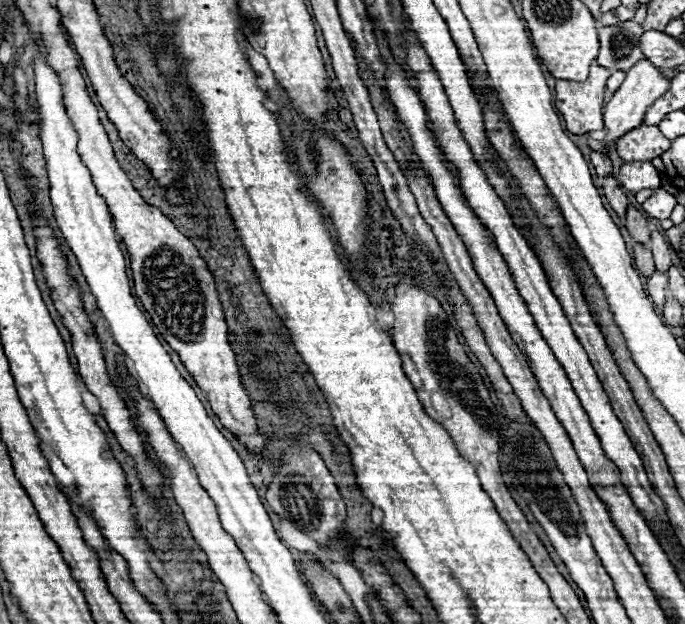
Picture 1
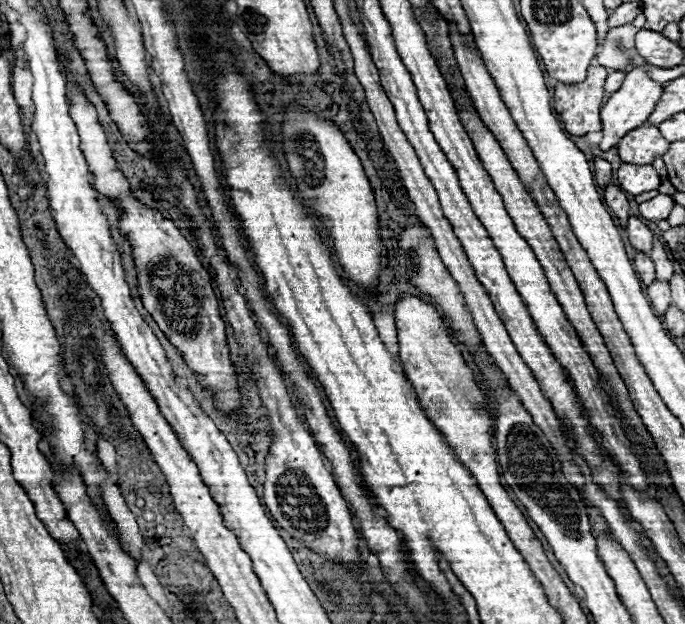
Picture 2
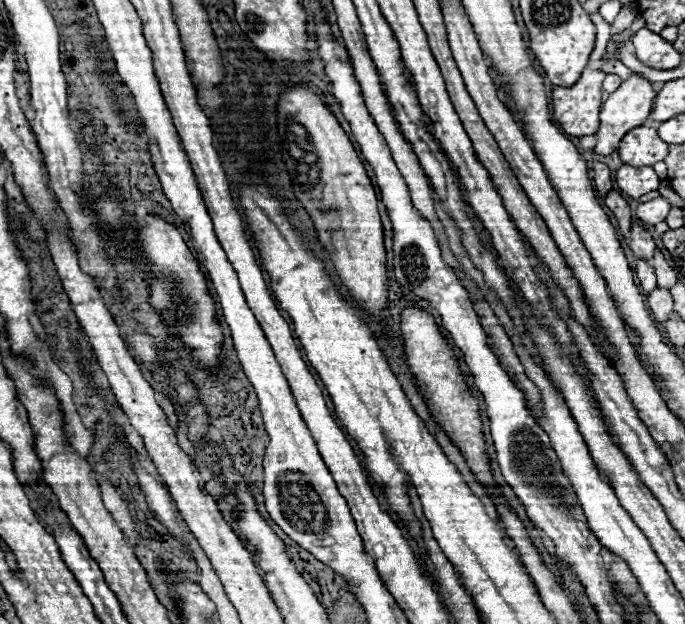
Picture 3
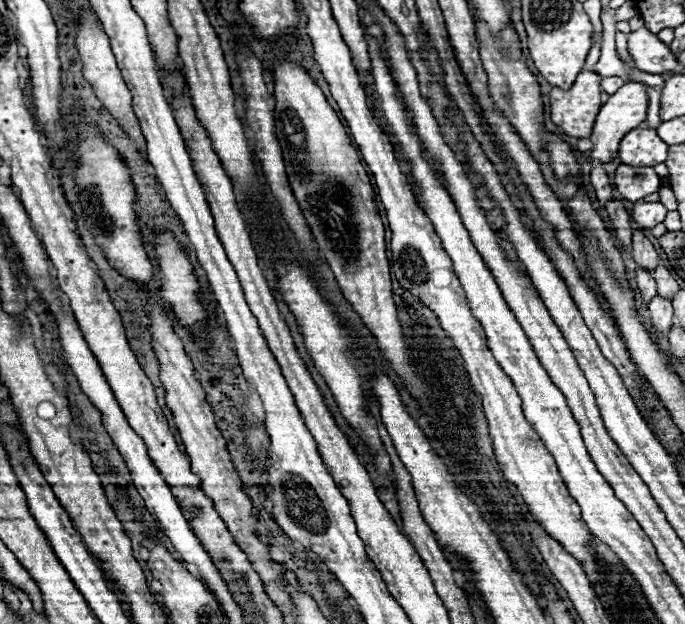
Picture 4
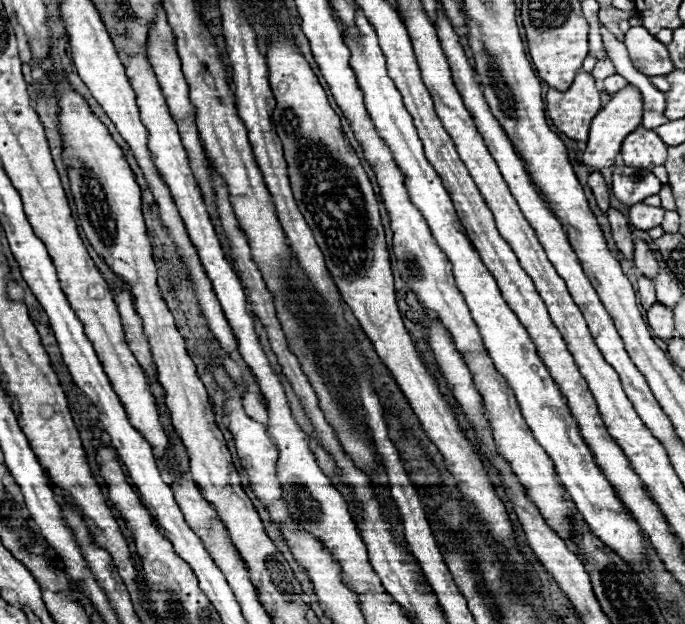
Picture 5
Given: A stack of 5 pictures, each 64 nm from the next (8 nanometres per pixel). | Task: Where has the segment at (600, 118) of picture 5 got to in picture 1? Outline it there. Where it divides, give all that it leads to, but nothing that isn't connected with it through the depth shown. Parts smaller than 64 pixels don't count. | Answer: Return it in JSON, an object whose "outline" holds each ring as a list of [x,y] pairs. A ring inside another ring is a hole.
{"outline":[[[640,60],[636,62],[628,74],[626,80],[622,82],[622,86],[614,92],[612,100],[606,104],[604,108],[604,128],[608,130],[604,142],[614,142],[620,136],[624,136],[626,132],[634,130],[636,126],[640,126],[644,122],[644,116],[648,112],[648,108],[668,90],[668,78],[664,78],[660,74],[660,68],[656,68],[650,60]]]}

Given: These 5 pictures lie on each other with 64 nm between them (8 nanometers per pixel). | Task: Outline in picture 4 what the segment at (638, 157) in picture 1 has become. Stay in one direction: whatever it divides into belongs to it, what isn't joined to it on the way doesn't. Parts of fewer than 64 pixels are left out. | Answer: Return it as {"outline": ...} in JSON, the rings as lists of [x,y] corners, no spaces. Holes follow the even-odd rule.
{"outline":[[[634,128],[620,142],[618,154],[628,166],[656,166],[668,158],[668,144],[652,128]]]}

